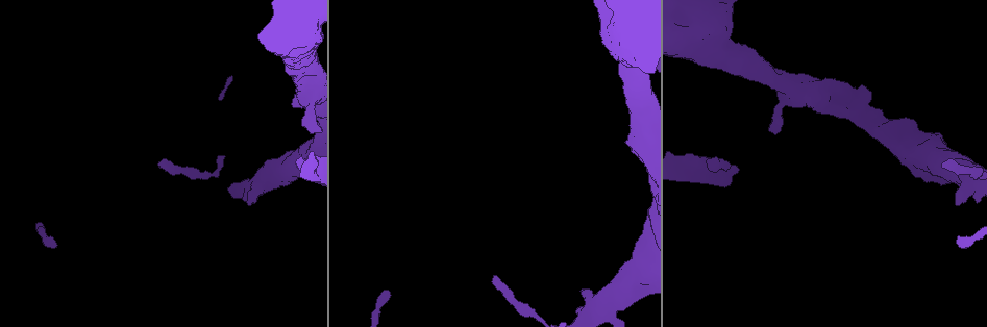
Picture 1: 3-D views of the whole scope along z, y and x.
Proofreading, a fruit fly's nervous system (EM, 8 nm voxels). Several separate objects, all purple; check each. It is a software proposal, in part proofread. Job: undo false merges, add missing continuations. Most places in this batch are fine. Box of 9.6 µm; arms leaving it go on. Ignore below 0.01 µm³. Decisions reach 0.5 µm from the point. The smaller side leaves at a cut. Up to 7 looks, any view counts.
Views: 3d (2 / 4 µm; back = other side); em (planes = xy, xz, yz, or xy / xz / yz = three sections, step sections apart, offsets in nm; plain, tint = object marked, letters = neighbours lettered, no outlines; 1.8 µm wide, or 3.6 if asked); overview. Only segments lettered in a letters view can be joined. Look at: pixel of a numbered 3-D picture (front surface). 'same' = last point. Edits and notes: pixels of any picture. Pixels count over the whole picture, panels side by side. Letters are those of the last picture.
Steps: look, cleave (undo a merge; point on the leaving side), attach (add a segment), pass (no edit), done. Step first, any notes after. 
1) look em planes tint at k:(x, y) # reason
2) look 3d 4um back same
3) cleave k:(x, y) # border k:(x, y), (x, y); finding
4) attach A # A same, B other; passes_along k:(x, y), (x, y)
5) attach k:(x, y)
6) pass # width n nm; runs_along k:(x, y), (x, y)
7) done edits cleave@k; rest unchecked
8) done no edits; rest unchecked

look 3d 4um at 1:(494, 275)

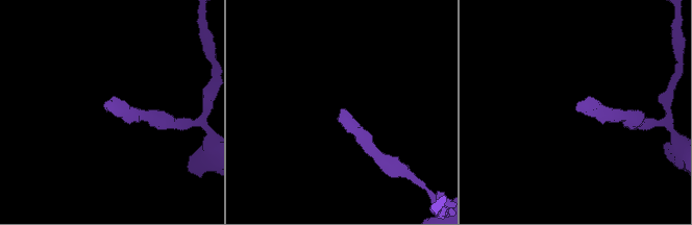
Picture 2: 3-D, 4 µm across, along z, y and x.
look em xz step 4 tint at 2:(344, 109) # need the tissue

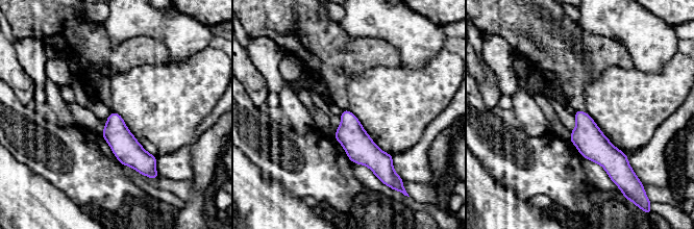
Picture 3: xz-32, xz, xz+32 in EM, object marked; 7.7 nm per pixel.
look em planes letters same # cut it another way

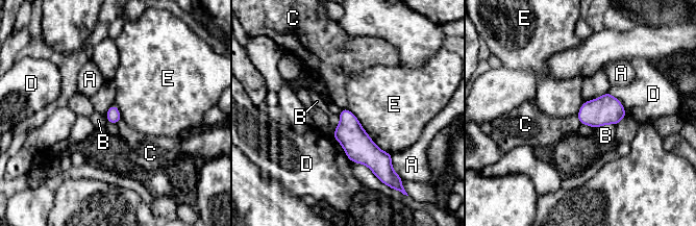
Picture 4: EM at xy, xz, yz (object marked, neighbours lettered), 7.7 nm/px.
pass # A other, B other, C other, D other, E other; border 4:(346, 107), (370, 139), (391, 154); no lettered segment goes on from it

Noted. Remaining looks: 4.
look em planes letters at 1:(248, 205) # branch stops here

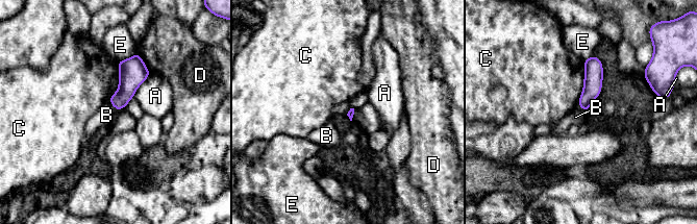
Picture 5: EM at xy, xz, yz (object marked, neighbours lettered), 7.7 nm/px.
pass # A other, B other, C other, D other, E other; border 5:(108, 101), (118, 110); none of them fits

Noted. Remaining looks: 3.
look 3d 2um at 1:(707, 163)

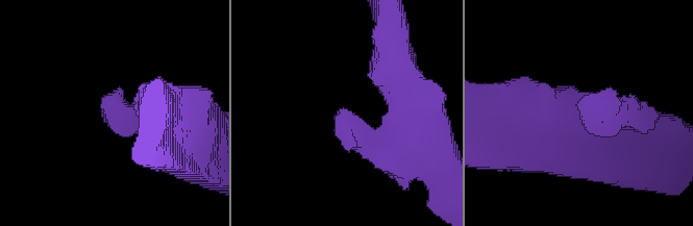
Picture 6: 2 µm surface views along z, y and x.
look em xz step 8 tint at 6:(109, 105)

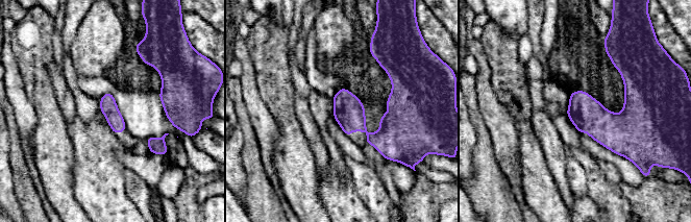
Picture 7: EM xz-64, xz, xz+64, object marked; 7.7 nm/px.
look em planes letters same

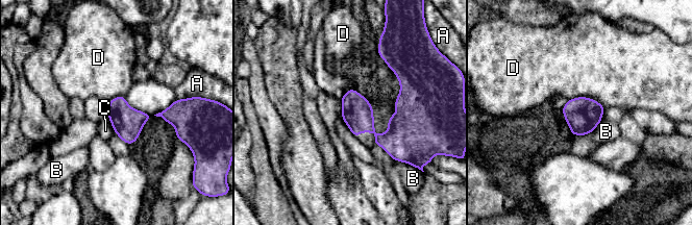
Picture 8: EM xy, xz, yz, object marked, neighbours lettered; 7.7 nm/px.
pass # A other, B other, C other, D other; border 8:(567, 99), (589, 97), (606, 107); no lettered segment goes on from it

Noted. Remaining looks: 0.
done no edits; rest unchecked

